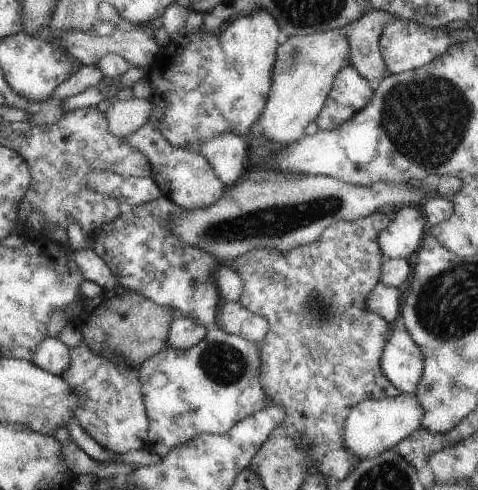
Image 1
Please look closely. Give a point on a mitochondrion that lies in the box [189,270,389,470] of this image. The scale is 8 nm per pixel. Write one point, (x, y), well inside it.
(221, 362)

